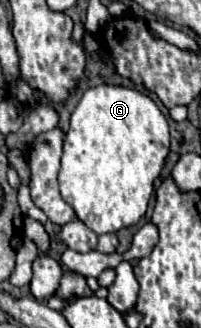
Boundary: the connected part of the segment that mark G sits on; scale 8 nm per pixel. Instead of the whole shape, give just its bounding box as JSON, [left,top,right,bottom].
[58,84,168,234]

